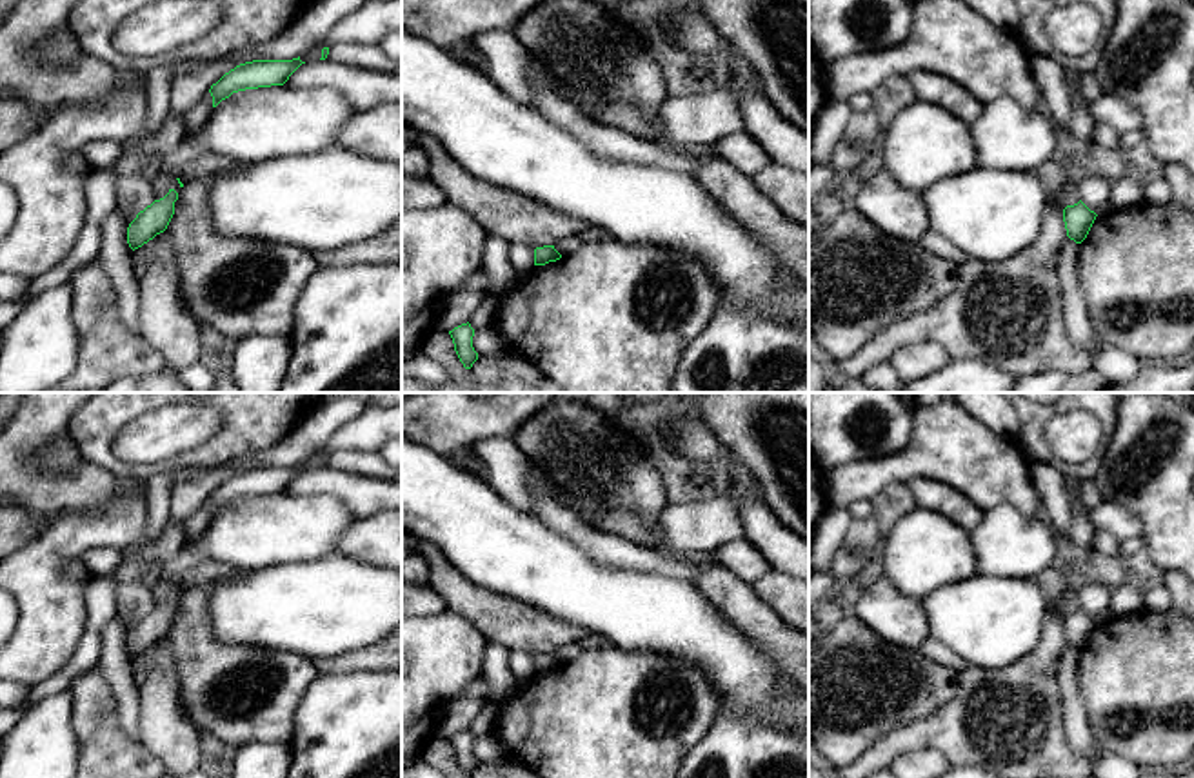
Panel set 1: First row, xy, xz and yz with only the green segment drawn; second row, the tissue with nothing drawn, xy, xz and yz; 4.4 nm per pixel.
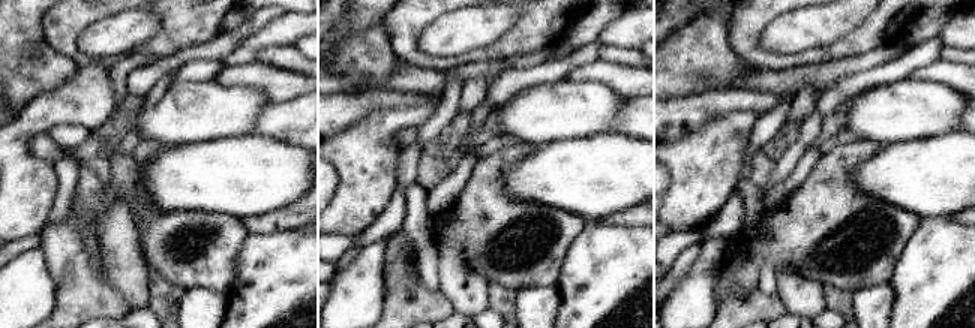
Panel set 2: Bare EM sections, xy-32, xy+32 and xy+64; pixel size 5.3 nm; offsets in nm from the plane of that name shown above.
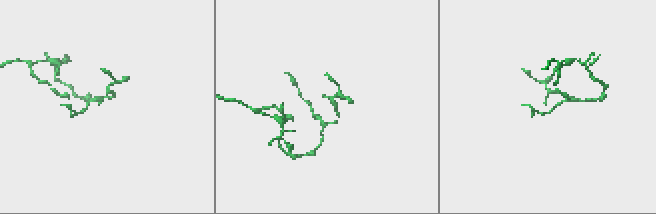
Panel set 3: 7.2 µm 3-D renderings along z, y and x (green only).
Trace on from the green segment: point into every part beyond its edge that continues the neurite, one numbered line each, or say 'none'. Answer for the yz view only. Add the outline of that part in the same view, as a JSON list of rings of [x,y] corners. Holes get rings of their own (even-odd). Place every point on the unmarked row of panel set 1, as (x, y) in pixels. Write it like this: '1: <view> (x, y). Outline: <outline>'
none

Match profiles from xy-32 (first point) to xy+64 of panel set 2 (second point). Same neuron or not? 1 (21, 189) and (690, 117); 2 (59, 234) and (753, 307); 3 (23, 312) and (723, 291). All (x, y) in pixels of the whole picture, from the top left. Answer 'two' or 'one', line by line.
1: two
2: one
3: two

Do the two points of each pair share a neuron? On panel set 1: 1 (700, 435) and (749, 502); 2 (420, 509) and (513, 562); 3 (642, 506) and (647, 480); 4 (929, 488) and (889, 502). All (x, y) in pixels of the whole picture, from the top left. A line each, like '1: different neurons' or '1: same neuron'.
1: same neuron
2: same neuron
3: same neuron
4: different neurons

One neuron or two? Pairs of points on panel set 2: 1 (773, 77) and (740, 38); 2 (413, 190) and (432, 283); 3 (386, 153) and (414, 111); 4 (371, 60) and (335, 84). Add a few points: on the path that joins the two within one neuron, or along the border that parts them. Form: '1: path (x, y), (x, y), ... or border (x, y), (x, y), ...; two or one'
1: border (791, 66), (759, 69); two
2: path (417, 213), (417, 226), (428, 261); one
3: path (386, 141), (386, 135), (402, 119); one
4: path (362, 60), (344, 77); one

